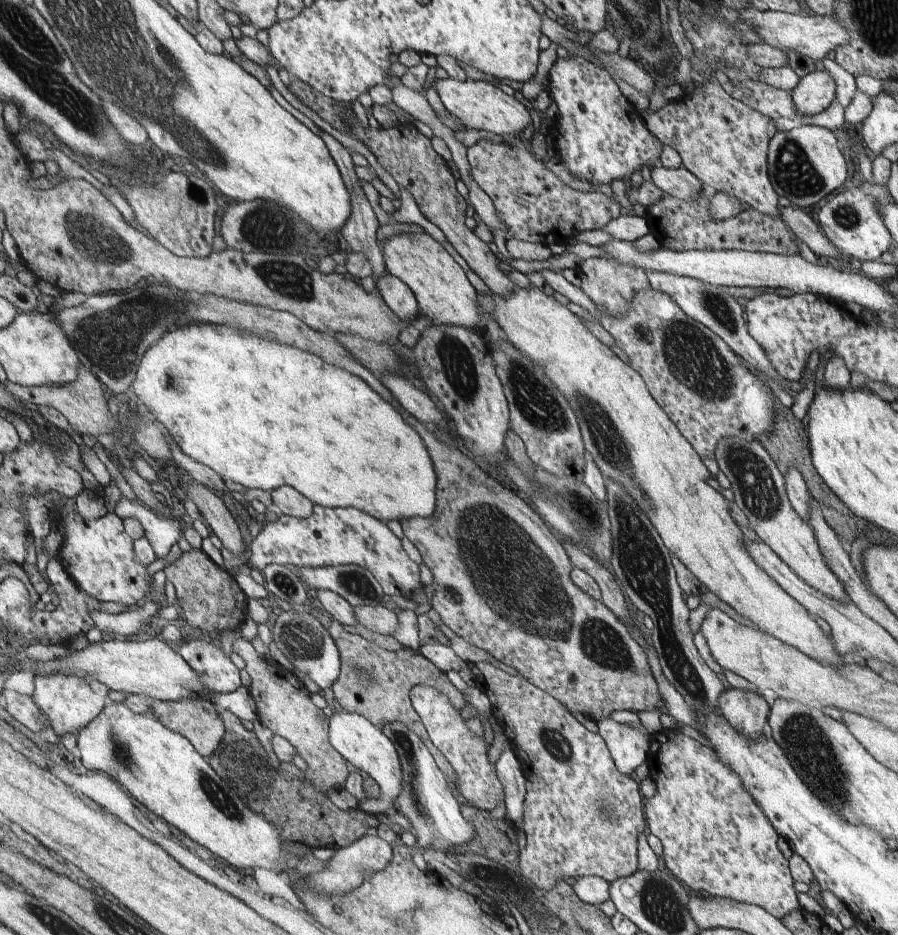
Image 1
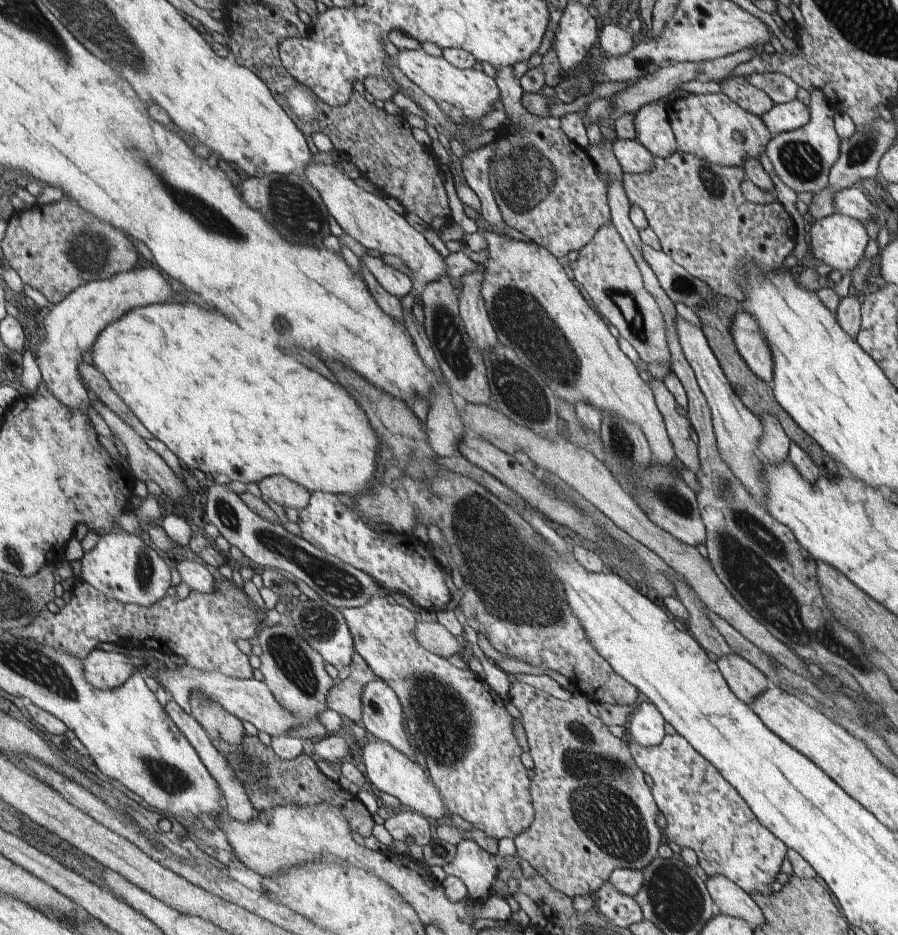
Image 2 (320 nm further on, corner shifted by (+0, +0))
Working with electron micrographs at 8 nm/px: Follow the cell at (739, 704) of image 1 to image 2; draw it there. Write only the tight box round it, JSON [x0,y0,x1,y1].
[717,651,770,706]

